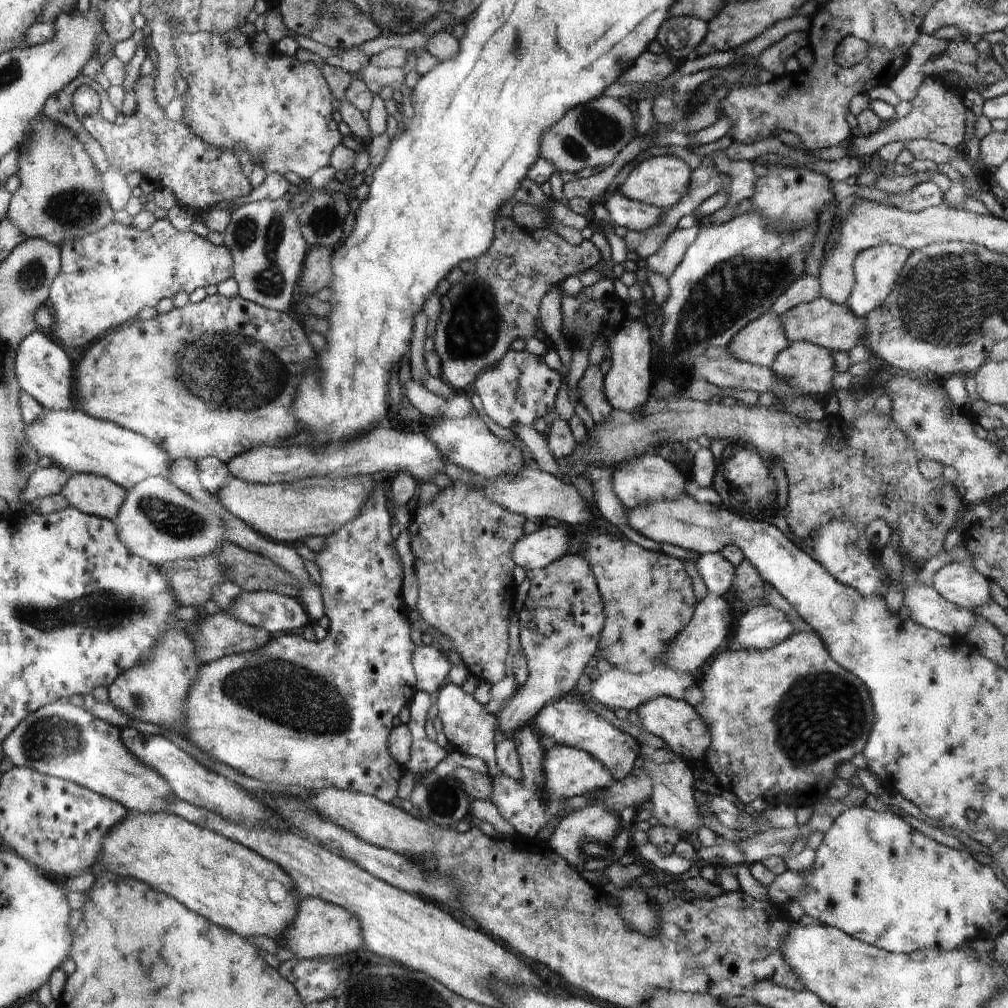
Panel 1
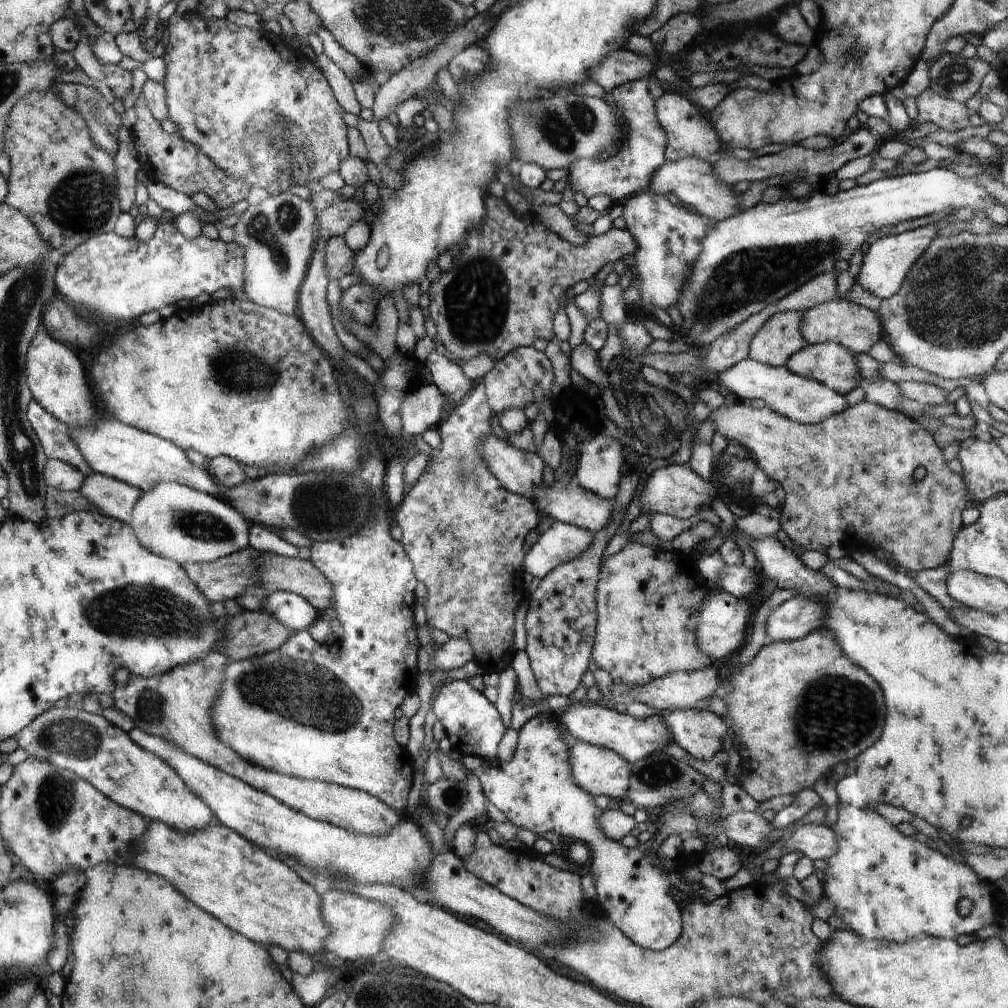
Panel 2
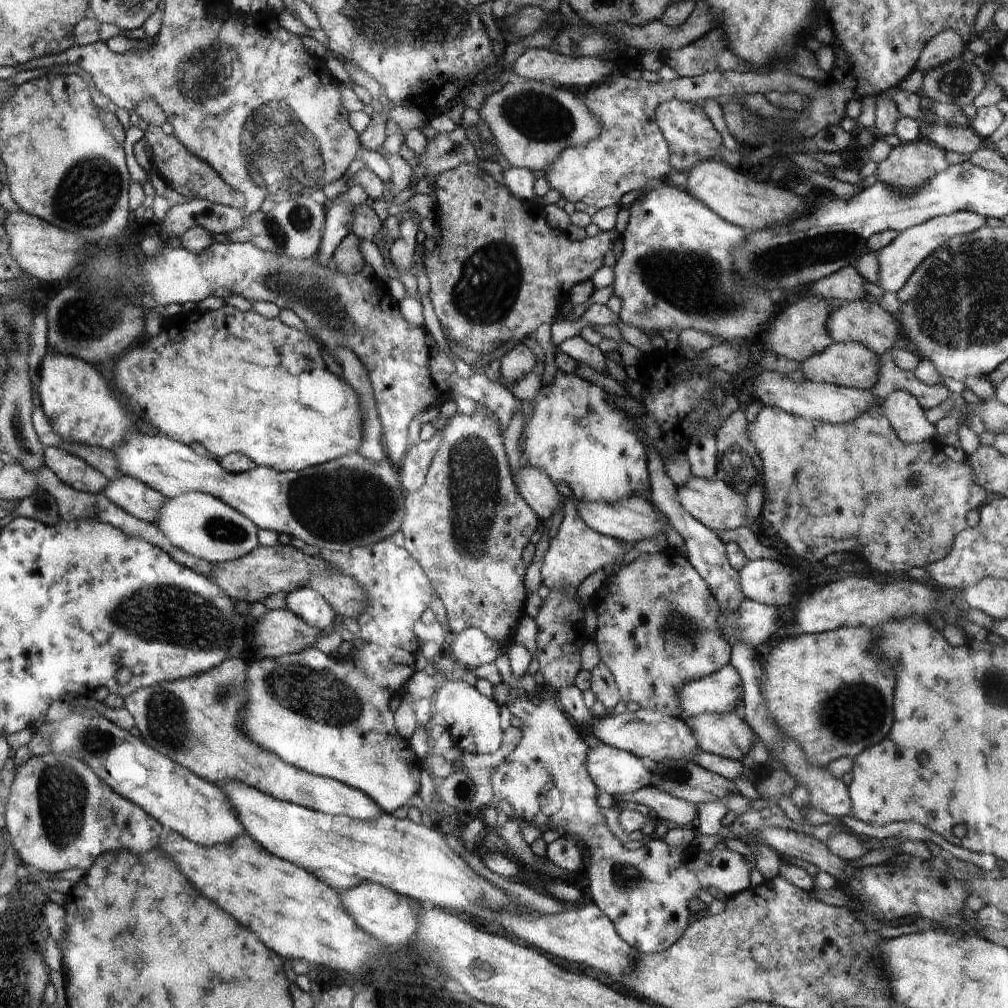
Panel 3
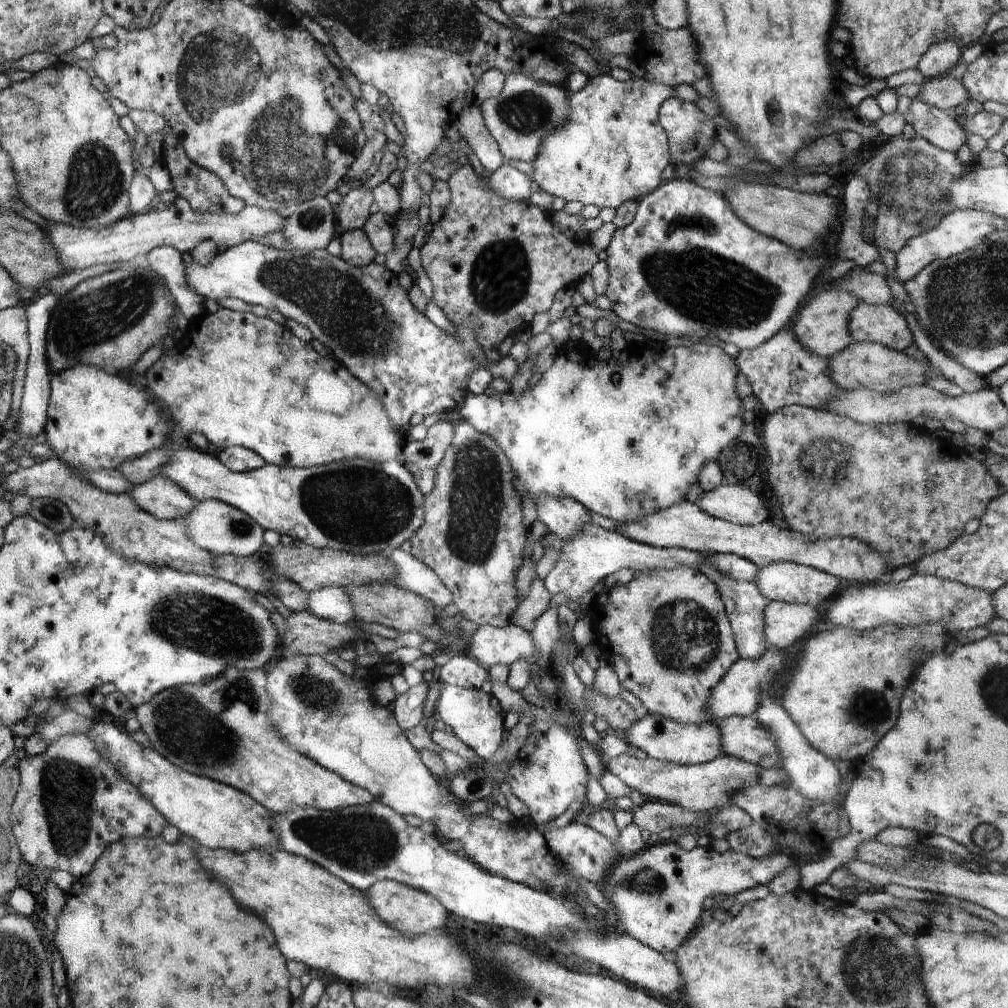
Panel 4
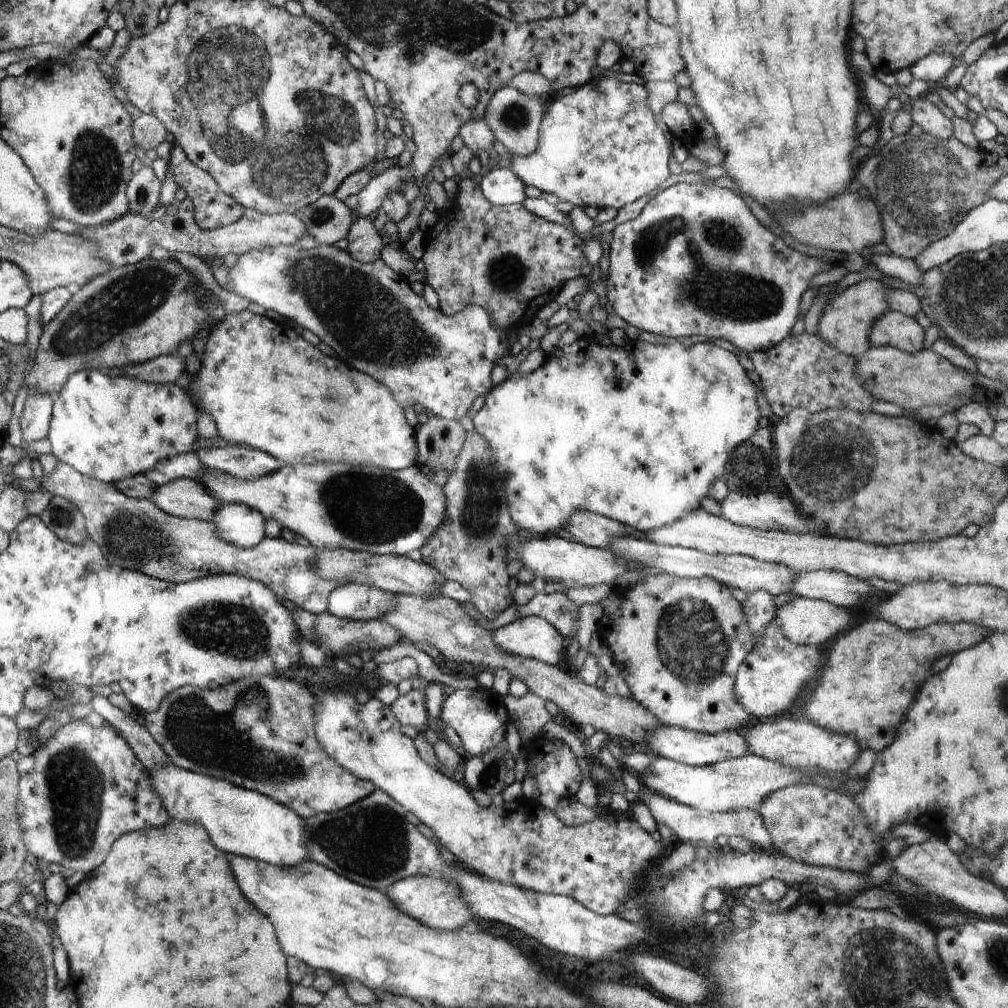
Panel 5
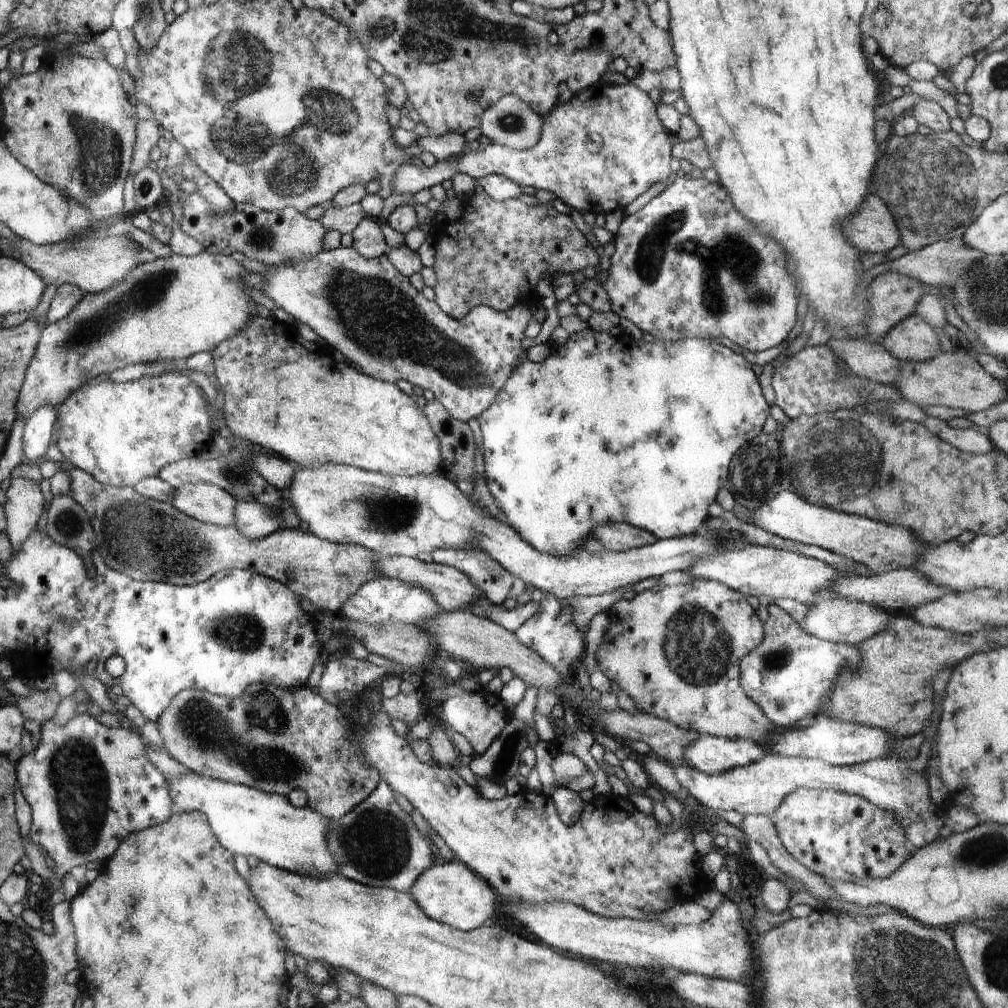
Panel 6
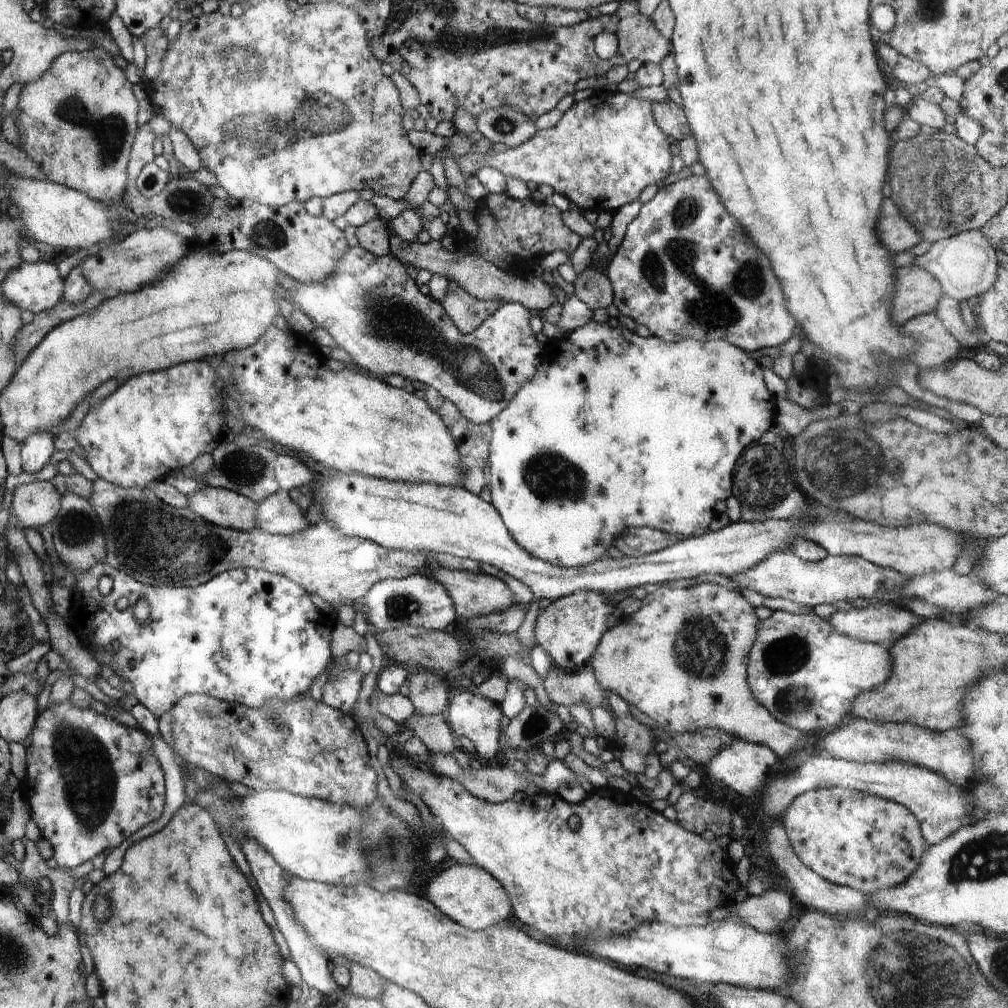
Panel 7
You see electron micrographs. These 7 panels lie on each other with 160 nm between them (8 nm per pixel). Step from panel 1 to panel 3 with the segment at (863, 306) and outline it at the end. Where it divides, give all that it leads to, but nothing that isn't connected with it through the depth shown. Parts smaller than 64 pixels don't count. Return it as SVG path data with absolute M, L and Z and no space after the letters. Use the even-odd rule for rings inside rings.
M958 211L934 217L903 230L891 243L877 252L880 275L878 286L882 287L885 292L898 292L906 284L909 276L920 266L920 263L938 250L942 243L948 242L952 237L978 230L981 226L986 225L986 219L987 217L972 211Z

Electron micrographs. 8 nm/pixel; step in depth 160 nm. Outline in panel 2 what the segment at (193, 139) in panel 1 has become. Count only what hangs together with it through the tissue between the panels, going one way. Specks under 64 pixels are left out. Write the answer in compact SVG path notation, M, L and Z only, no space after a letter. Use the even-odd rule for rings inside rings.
M140 94L135 100L137 121L134 126L135 147L141 170L150 180L161 182L190 197L193 192L204 192L216 204L218 210L230 208L233 204L246 199L248 184L244 179L230 176L222 170L206 153L195 147L190 141L178 136L177 131L166 134L160 128L160 122L152 114L146 98Z

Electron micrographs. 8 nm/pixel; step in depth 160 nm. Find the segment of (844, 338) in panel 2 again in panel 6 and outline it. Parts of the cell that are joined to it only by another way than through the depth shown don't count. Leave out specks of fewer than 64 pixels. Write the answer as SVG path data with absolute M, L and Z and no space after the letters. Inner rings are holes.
M918 314L895 324L880 342L900 361L921 363L941 352L935 330Z

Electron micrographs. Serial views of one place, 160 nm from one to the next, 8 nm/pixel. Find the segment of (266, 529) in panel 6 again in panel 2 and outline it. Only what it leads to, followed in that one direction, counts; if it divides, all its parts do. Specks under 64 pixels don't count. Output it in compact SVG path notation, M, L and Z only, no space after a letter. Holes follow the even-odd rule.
M170 481L159 482L152 490L143 493L134 505L133 521L129 525L142 546L183 566L217 561L248 548L252 526L230 503Z

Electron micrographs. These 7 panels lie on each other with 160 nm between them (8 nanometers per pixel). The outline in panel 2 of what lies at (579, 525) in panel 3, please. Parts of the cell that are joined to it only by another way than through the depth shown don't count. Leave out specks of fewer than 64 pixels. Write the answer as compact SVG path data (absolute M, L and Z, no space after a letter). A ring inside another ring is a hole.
M555 521L525 553L526 572L544 578L558 565L578 558L590 548L594 533L562 521Z

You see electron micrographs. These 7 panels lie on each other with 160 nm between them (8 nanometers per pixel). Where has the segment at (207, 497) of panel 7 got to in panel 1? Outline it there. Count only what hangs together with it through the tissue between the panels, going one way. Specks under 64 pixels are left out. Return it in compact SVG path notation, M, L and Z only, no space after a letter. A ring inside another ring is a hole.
M71 473L60 495L69 500L70 507L112 521L120 513L128 492L101 475Z

